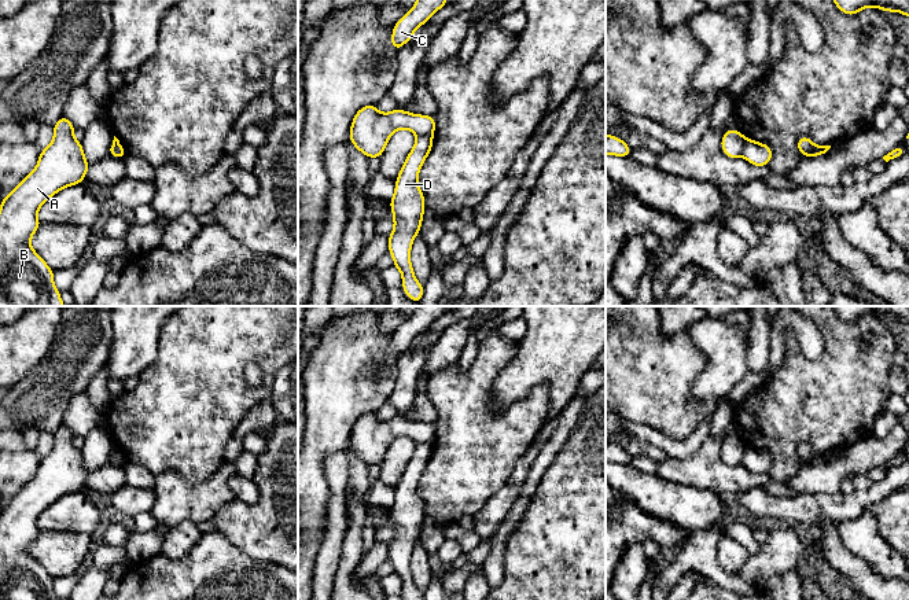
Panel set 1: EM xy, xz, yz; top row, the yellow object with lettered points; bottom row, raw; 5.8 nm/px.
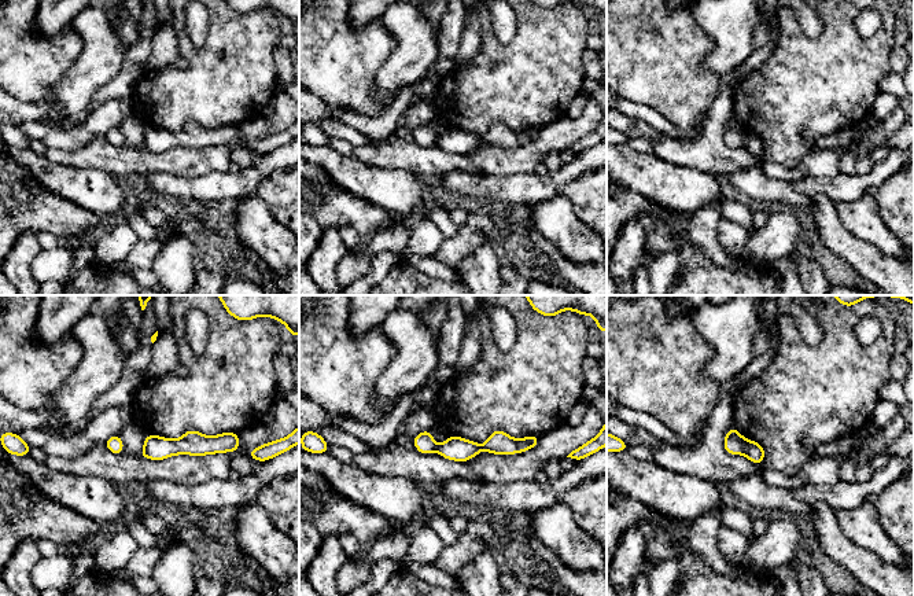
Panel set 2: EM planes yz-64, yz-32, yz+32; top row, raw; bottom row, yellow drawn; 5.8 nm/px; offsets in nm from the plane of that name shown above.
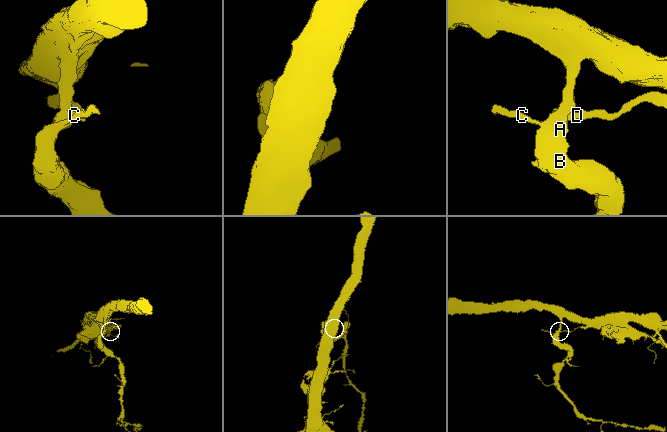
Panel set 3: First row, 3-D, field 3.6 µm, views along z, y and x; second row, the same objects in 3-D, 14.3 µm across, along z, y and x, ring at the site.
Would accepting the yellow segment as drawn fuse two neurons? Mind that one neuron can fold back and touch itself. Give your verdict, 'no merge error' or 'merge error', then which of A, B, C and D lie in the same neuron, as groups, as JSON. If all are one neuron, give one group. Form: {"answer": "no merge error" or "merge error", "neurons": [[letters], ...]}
{"answer": "merge error", "neurons": [["A", "B", "C"], ["D"]]}

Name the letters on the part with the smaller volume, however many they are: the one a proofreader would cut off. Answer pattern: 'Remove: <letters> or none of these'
Remove: D

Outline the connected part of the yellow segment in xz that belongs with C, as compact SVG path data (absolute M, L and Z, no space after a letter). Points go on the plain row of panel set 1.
M417 306L413 316L405 321L394 332L391 342L391 353L398 360L398 357L408 350L415 338L424 332L428 325L446 313L448 306Z

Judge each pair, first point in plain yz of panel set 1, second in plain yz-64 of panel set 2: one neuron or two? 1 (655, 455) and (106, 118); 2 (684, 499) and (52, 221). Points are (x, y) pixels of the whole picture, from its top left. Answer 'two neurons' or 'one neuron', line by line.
1: one neuron
2: two neurons

